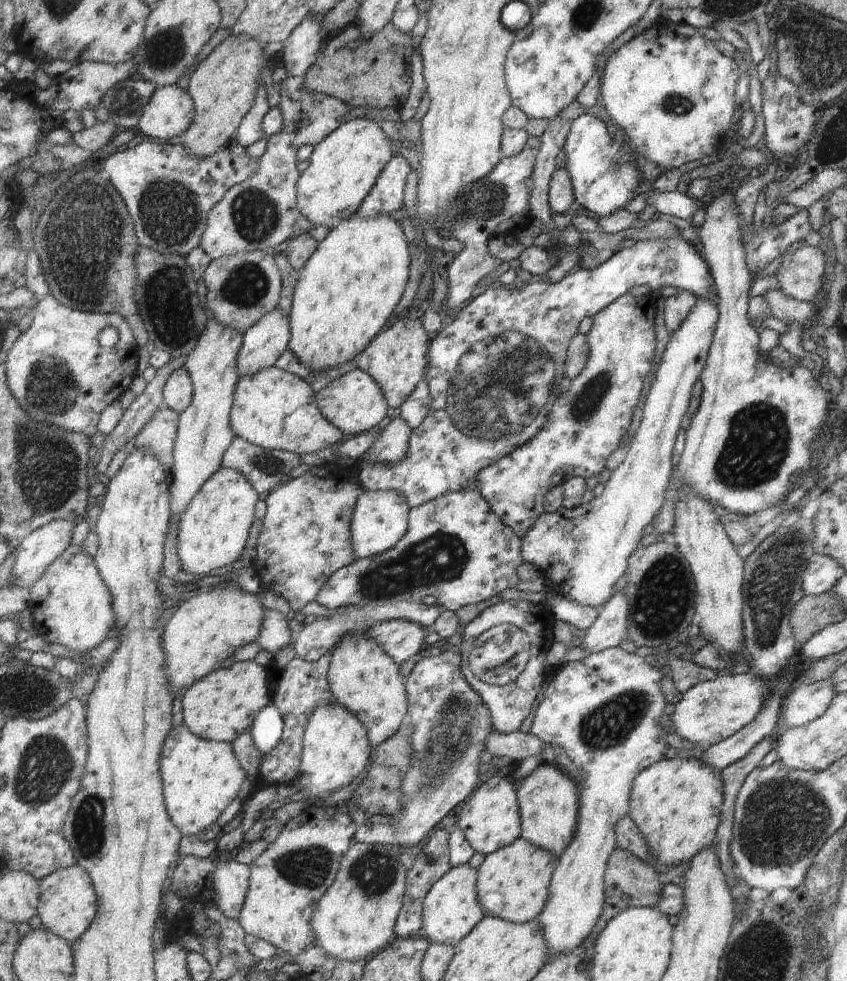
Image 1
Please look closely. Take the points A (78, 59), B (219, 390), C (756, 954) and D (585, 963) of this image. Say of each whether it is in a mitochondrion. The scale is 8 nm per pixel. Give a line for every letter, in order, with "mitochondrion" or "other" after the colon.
A: other
B: other
C: mitochondrion
D: other

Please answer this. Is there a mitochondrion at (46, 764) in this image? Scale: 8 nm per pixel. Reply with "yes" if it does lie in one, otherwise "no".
yes

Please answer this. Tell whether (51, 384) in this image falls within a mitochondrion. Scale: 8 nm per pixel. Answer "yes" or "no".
yes

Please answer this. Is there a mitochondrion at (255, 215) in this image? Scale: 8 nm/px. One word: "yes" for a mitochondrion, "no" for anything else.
yes

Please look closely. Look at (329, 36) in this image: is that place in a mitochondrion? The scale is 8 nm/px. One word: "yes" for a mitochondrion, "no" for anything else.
no

